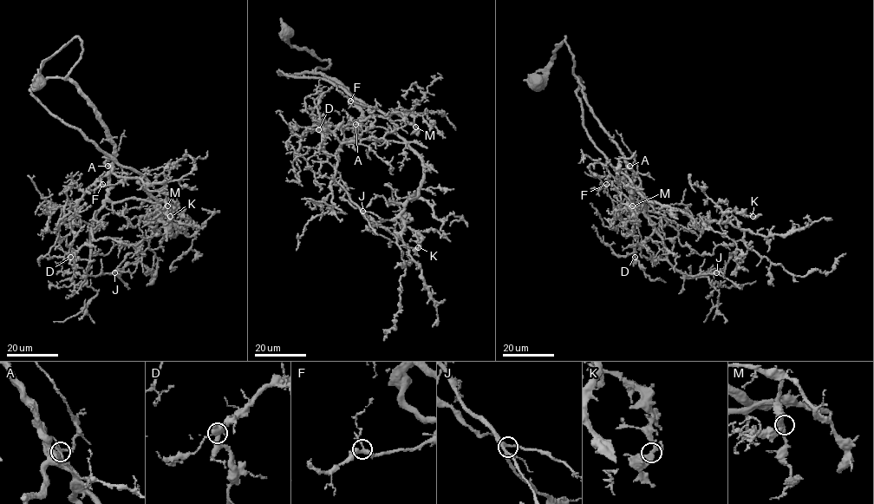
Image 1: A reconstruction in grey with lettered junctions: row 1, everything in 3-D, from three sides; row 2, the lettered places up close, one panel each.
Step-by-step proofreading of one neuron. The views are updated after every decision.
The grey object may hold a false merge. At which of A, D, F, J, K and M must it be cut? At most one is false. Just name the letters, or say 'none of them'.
none of them

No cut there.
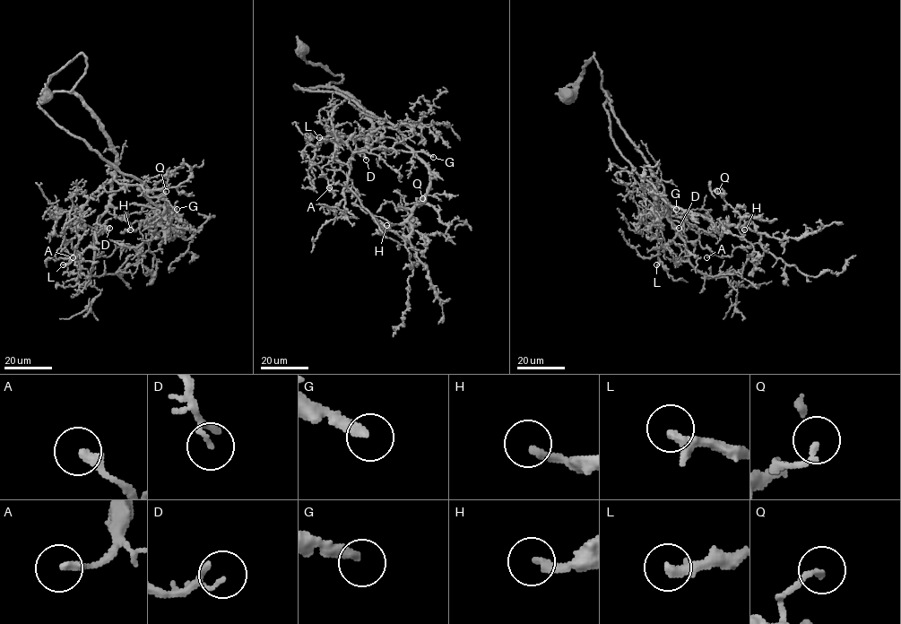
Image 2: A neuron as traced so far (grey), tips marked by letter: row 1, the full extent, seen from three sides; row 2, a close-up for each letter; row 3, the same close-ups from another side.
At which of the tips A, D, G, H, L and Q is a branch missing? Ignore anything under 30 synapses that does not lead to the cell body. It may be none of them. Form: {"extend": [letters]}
{"extend": ["G"]}

